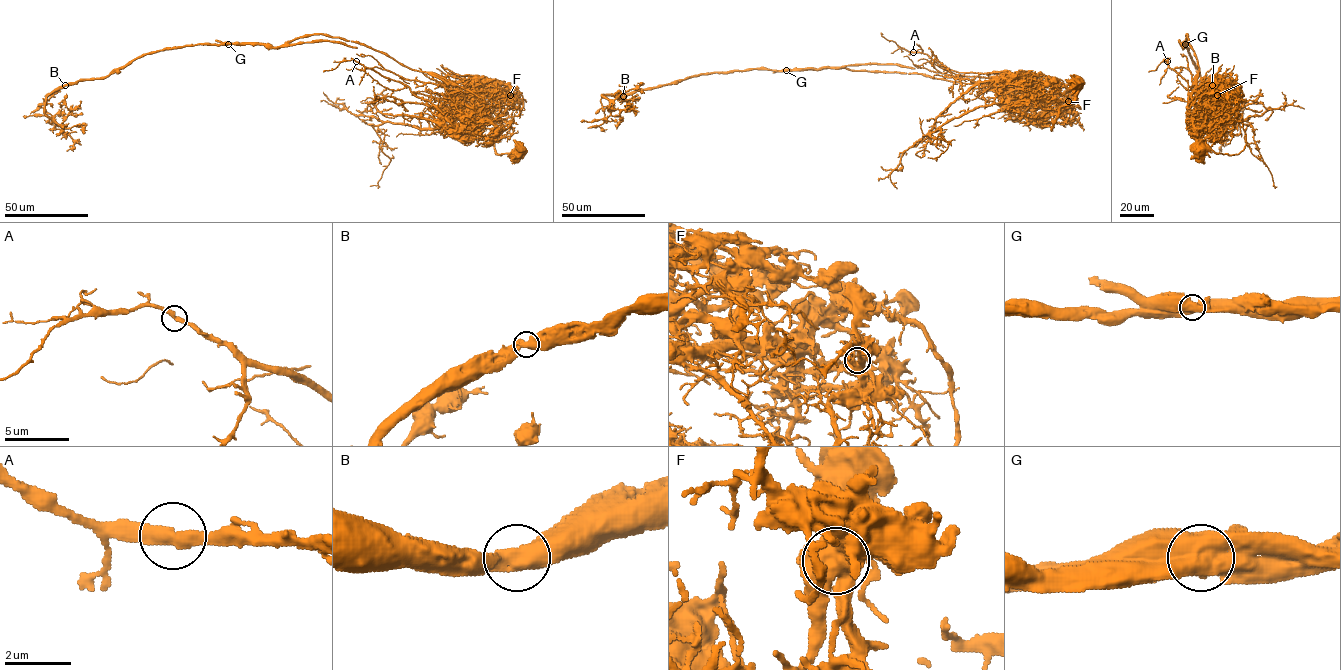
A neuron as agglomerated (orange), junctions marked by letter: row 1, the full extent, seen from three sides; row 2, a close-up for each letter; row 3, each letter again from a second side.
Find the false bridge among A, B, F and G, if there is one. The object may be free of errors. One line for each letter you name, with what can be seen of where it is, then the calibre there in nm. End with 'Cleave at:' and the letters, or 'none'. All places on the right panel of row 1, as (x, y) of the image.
G: Place: (1185, 44). Thickness 900 nm
Cleave at: G

